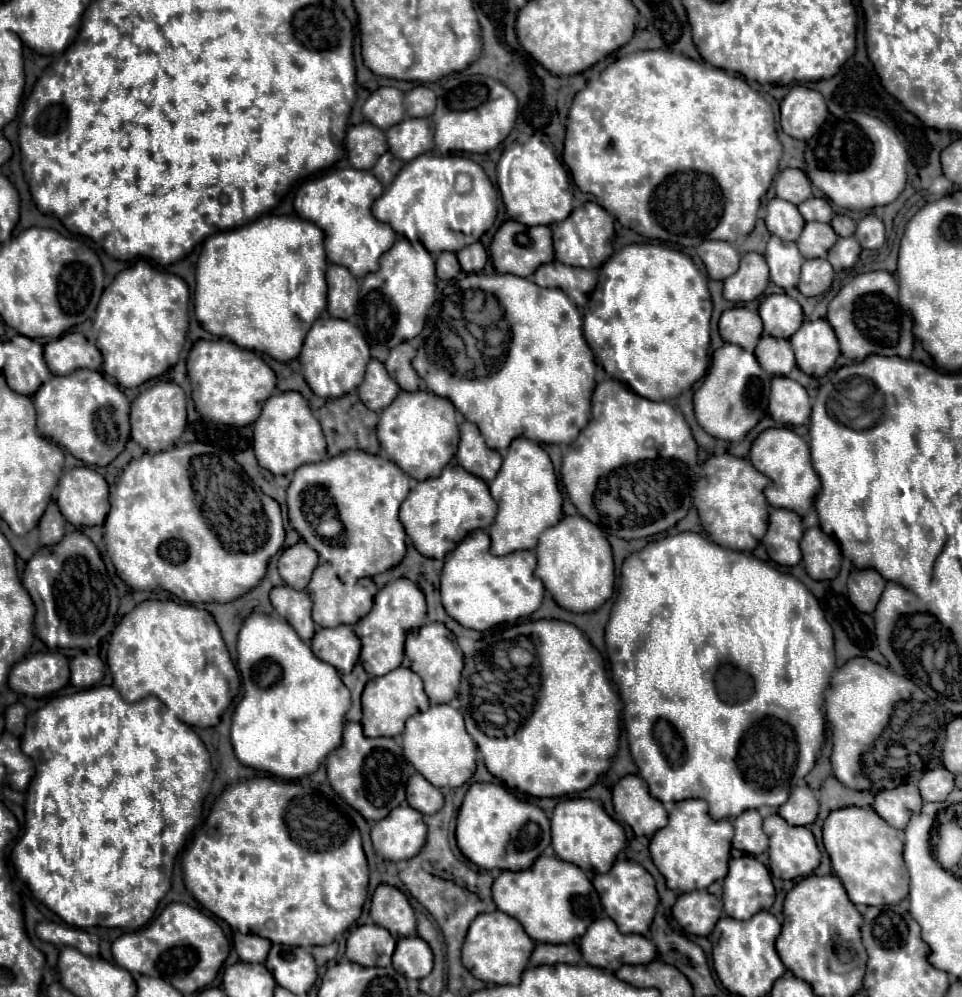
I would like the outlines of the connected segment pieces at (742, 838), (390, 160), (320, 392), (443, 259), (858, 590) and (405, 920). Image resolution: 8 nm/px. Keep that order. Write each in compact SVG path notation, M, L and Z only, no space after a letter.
M756 809L744 811L740 817L734 819L732 847L748 855L760 855L768 849L768 837L764 837L762 817L758 815Z
M388 151L388 153L384 153L384 155L378 159L378 163L372 167L372 175L374 175L384 187L388 187L388 185L394 181L396 173L400 171L400 167L402 167L402 161L396 159L396 157Z
M320 317L306 333L298 359L306 383L318 397L342 397L344 393L354 391L364 381L364 371L370 361L370 347L360 329L350 321Z
M440 253L436 259L436 275L440 279L454 279L460 273L460 263L454 253Z
M852 569L848 579L848 597L856 609L870 615L874 613L884 587L886 581L874 569L866 569L866 571Z
M378 885L372 895L370 917L376 925L388 929L394 937L408 937L416 933L416 915L408 897L392 885Z

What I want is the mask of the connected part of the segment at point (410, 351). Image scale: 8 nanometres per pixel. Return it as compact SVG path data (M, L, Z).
M400 343L390 351L388 359L384 361L386 371L400 385L402 391L416 391L420 385L420 377L410 365L414 357L416 357L416 349L410 343Z

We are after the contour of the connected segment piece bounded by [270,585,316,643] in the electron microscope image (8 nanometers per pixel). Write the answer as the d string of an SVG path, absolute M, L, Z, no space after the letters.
M282 585L270 591L270 601L276 613L296 629L298 637L304 643L310 643L316 631L316 625L312 621L312 613L310 613L312 601L308 601L308 593L294 591L294 589L288 589L288 585Z

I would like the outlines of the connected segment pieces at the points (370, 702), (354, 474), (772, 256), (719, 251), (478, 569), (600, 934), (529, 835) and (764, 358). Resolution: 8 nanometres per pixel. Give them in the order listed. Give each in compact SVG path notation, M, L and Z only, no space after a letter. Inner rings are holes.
M398 667L388 675L368 681L362 693L362 727L366 737L398 737L404 731L404 723L410 715L428 709L428 697L422 689L422 681L412 669Z
M348 449L320 463L308 463L294 471L294 479L286 489L288 519L294 531L336 571L346 585L362 577L380 575L396 567L406 555L406 533L398 519L398 509L408 495L410 477L390 459ZM312 515L334 517L342 523L344 537L314 539Z
M770 237L764 257L770 267L770 279L778 287L782 289L796 287L800 277L800 267L804 263L804 257L796 249L796 243L784 243L778 237Z
M704 241L698 245L698 255L706 265L710 279L724 281L732 273L736 273L740 255L738 251L726 241Z
M472 531L448 553L440 577L442 605L446 613L460 625L476 631L486 631L492 625L516 623L520 617L532 615L544 595L542 581L534 575L536 557L530 551L516 551L504 557L488 553L490 537L486 531Z
M608 917L600 919L588 927L588 933L584 933L584 937L580 939L580 951L582 951L582 957L588 965L600 967L600 969L606 969L612 973L616 969L620 969L620 965L646 965L656 959L656 947L650 939L646 939L642 935L618 933L614 921Z
M472 783L458 811L456 841L480 869L528 869L550 845L550 821L542 809L504 785Z
M770 335L760 337L754 355L760 361L762 369L770 375L788 375L796 365L790 343L786 339L776 339Z

